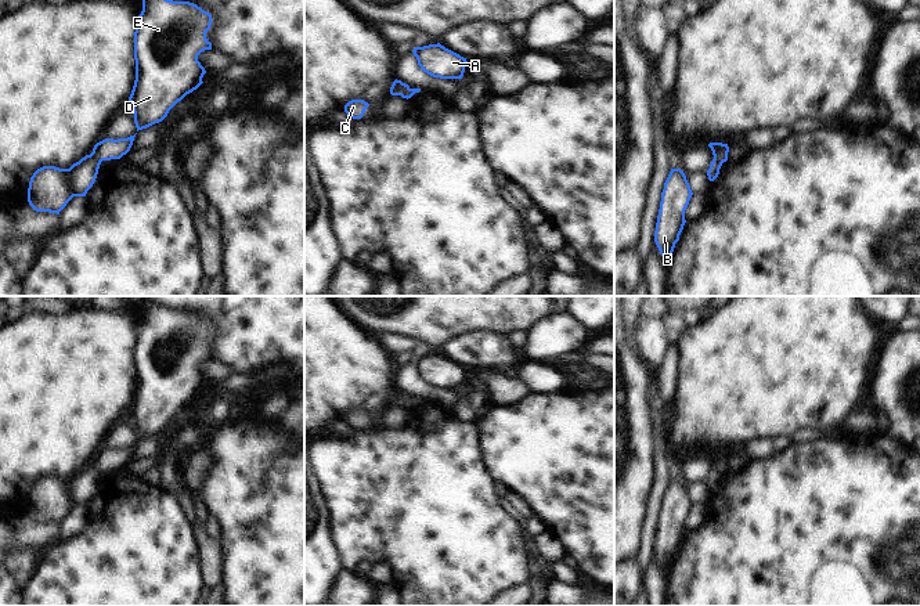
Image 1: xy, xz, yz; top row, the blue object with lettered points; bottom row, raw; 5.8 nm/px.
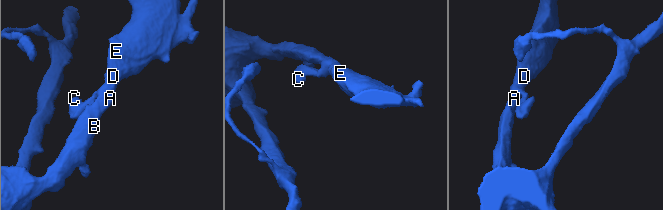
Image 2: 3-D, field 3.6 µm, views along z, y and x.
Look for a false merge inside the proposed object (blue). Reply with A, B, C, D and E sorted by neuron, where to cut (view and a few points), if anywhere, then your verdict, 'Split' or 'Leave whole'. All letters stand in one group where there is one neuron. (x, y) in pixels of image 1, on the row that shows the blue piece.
Groups: A B D E / C. Split along xy (92, 152), (101, 161). Split

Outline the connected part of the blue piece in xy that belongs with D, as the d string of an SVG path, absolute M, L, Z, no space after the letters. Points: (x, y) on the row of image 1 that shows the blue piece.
M142 0L134 32L136 80L129 97L138 130L162 122L169 111L203 82L205 68L198 55L212 50L206 39L212 15L190 1Z

